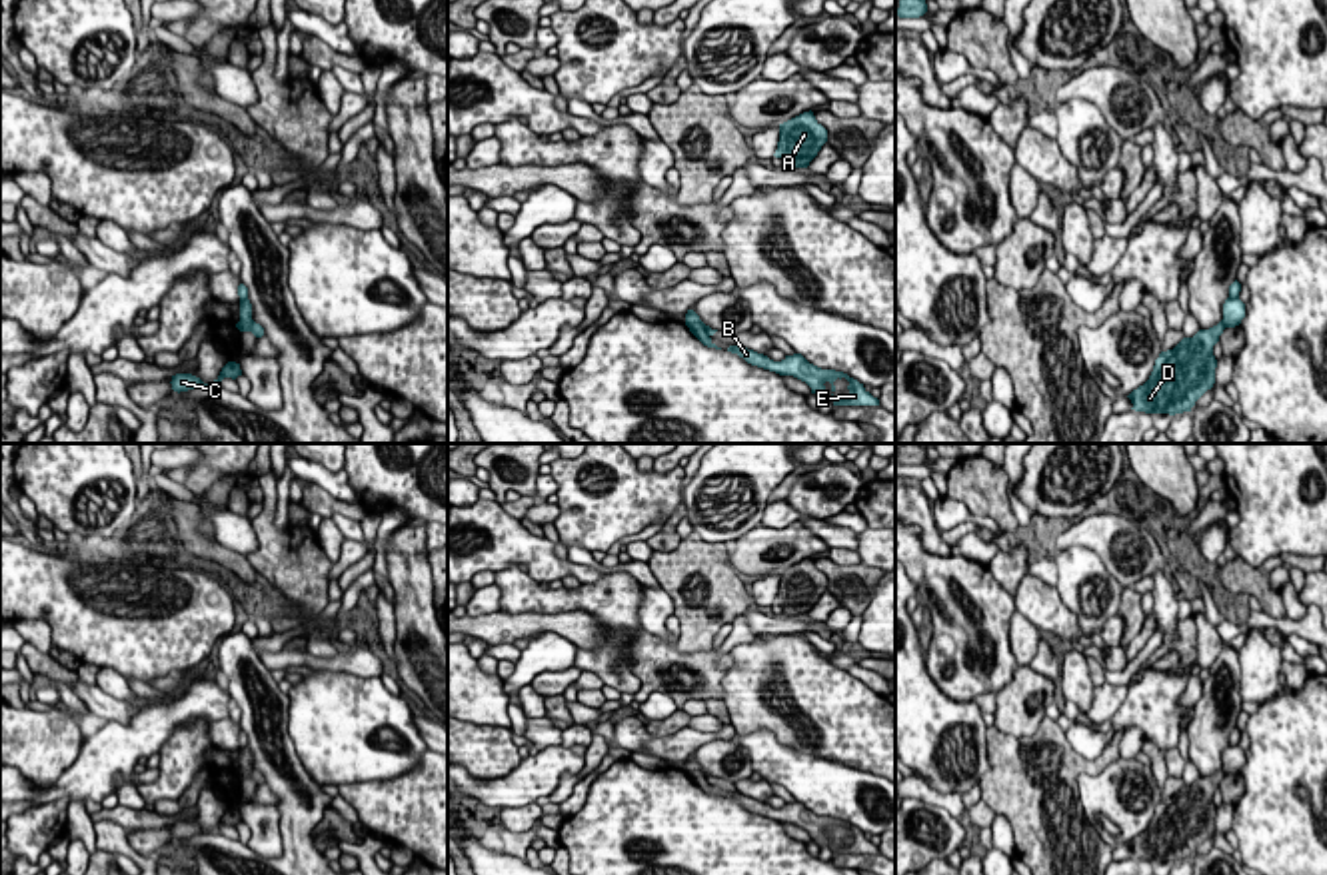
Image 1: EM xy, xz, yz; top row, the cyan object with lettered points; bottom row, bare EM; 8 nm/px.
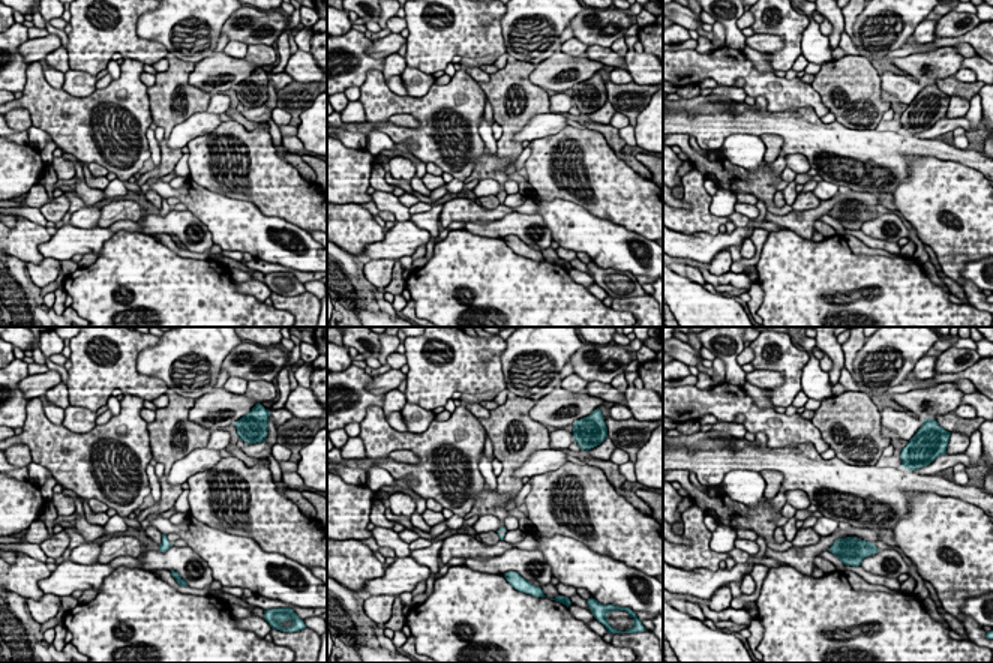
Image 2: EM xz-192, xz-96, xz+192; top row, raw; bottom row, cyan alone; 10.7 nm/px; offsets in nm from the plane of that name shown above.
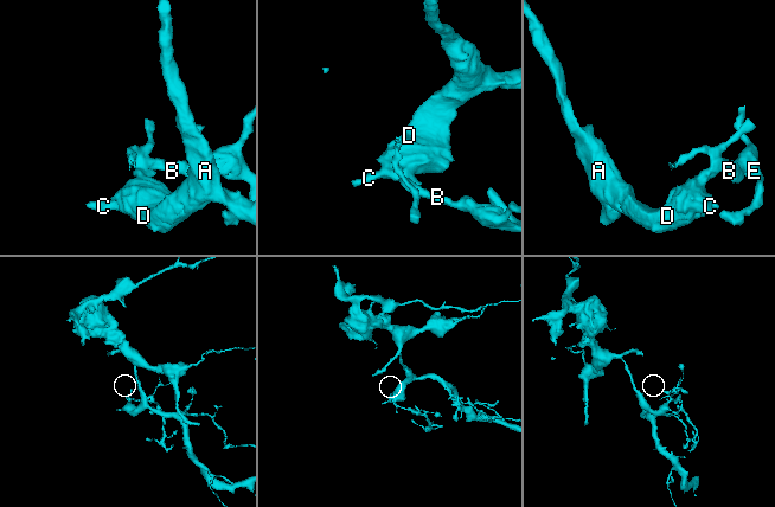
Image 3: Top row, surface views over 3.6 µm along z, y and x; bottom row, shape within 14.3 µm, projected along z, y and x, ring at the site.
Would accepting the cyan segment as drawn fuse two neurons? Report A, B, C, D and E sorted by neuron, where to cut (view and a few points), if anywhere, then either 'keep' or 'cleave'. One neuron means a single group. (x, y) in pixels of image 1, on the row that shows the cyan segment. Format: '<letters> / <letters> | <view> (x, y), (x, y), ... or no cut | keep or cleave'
A C D / B E | xy (240, 320), (252, 322) | cleave

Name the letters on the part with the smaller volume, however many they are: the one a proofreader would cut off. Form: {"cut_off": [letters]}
{"cut_off": ["B", "E"]}

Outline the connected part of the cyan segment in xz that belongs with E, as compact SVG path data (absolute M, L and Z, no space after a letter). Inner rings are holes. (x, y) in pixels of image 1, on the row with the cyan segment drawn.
M729 346L727 352L737 354L743 358L747 364L775 372L779 376L793 376L801 382L805 382L811 388L811 394L815 394L819 400L829 398L833 406L879 406L879 400L873 398L863 384L857 380L849 378L843 372L835 370L821 370L813 364L809 364L801 354L785 356L781 362L773 362L763 354L757 354L753 350L741 348L741 346ZM845 378L849 382L847 398L837 400L833 394L829 396L825 390L825 382L831 384L831 392L835 392L833 382Z

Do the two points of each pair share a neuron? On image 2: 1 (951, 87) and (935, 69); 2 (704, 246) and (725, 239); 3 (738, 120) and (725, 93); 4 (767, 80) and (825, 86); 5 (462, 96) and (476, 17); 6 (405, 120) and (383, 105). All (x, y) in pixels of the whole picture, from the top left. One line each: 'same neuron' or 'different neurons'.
1: different neurons
2: same neuron
3: different neurons
4: different neurons
5: different neurons
6: different neurons

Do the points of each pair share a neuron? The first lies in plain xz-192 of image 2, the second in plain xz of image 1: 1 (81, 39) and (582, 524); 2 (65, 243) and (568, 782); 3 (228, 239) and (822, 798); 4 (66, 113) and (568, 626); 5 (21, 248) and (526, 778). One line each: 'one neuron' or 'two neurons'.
1: one neuron
2: two neurons
3: one neuron
4: two neurons
5: two neurons

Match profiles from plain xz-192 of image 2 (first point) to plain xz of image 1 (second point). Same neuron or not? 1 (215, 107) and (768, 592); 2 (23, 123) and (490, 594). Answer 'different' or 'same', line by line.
1: same
2: same

